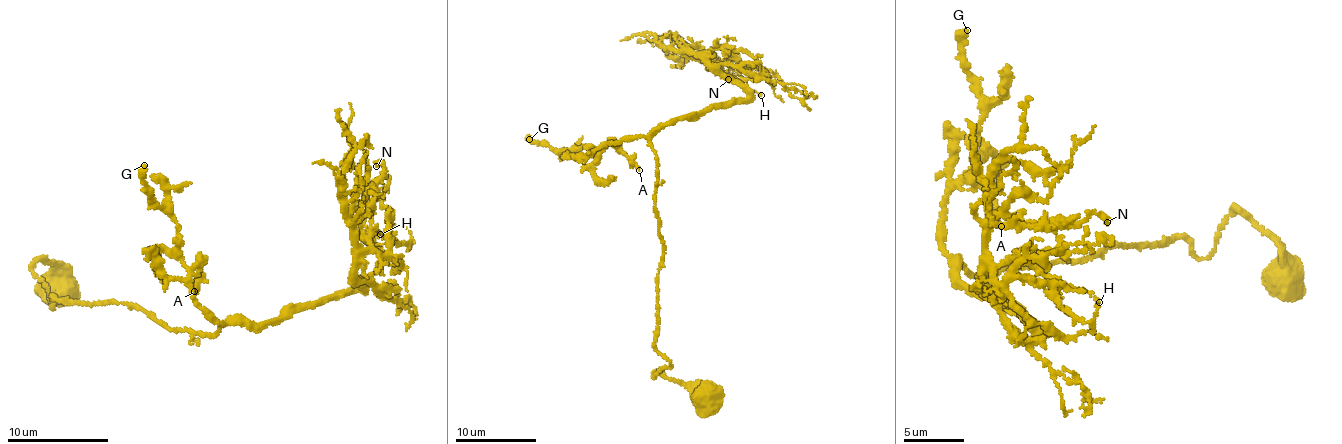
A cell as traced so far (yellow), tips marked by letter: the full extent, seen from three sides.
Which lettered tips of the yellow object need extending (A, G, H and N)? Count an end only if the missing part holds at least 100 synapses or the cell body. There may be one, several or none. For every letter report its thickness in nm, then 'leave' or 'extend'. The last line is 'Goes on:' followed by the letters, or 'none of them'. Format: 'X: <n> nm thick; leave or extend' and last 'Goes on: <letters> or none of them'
A: 300 nm thick; leave
G: 360 nm thick; leave
H: 140 nm thick; leave
N: 240 nm thick; leave
Goes on: none of them

